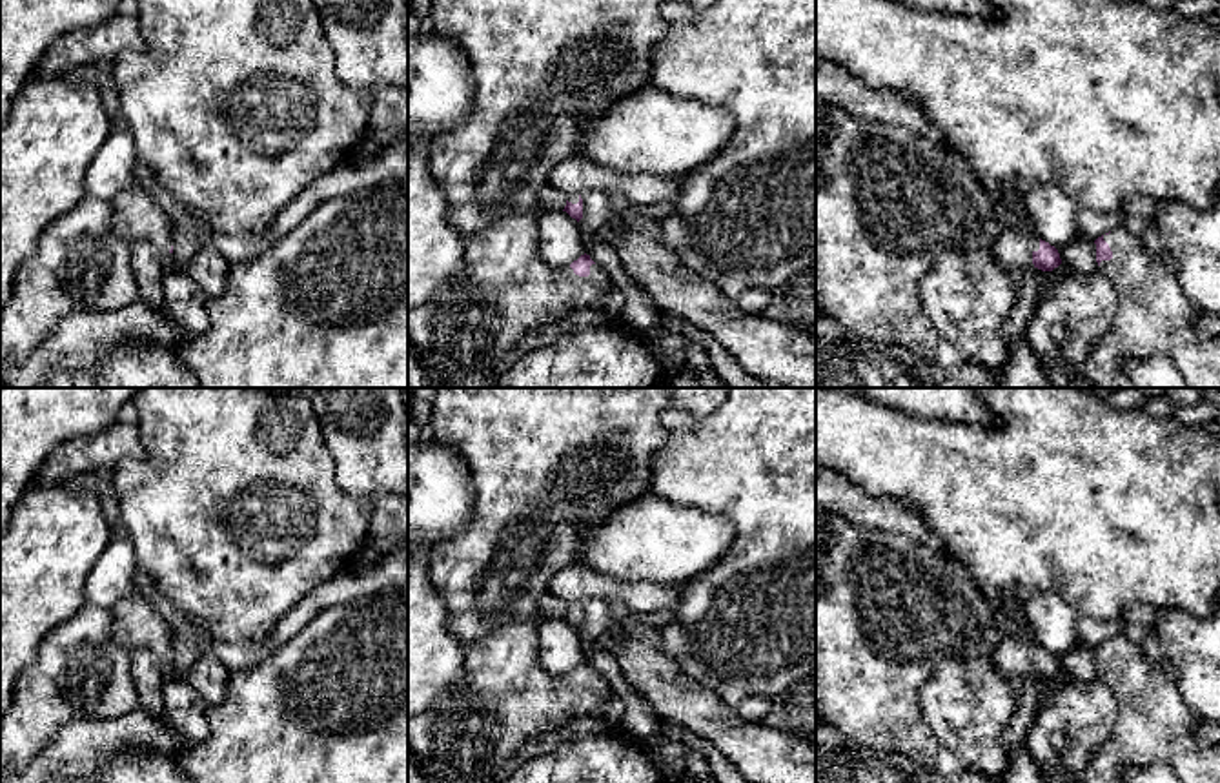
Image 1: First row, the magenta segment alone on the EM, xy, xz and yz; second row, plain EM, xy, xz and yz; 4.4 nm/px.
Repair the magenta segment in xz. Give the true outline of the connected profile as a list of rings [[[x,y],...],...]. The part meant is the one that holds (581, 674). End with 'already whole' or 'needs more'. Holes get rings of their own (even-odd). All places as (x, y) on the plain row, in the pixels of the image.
[[[541,619],[504,623],[466,645],[463,679],[408,725],[408,748],[426,783],[504,783],[504,765],[528,739],[595,716],[615,697],[586,661],[568,676],[543,668]]]; needs more

